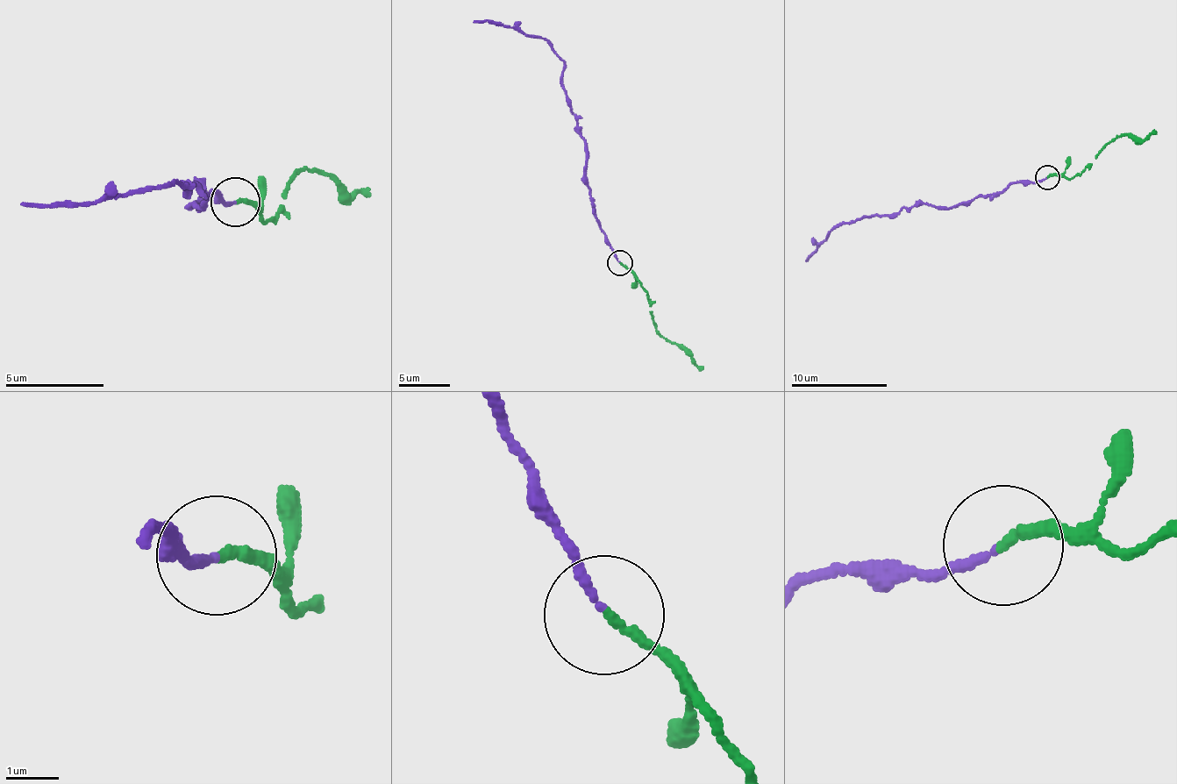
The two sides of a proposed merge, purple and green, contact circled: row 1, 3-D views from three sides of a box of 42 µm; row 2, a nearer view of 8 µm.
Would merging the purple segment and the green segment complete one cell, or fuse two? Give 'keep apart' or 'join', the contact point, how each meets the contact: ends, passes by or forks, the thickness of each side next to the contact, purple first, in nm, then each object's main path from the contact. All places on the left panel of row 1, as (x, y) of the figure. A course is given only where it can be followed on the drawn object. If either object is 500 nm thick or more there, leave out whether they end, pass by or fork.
join; at (235, 202); purple ends there; green ends there; 150 nm thick on the purple side, 180 nm on the other; purple runs (234, 200), (214, 193), (201, 208), (206, 186), (188, 192), (187, 178), (187, 186), (46, 209), (21, 203); green runs (234, 200), (267, 223), (284, 207), (285, 183), (303, 171), (336, 174), (351, 199), (371, 196)

